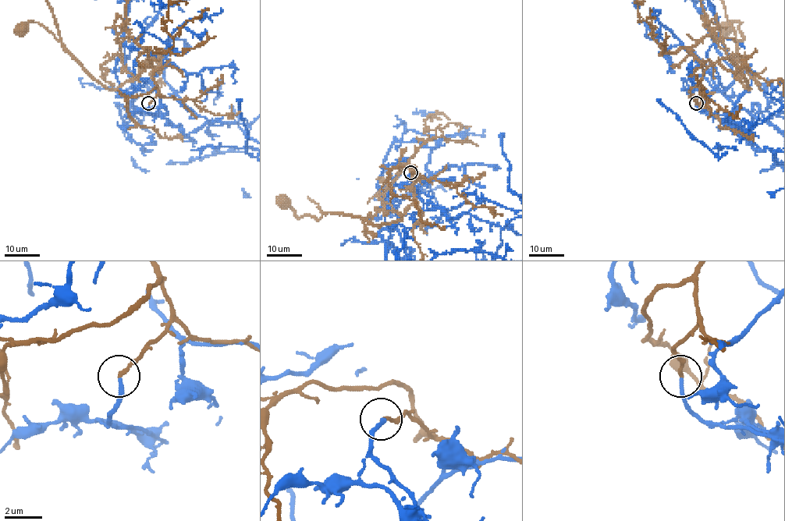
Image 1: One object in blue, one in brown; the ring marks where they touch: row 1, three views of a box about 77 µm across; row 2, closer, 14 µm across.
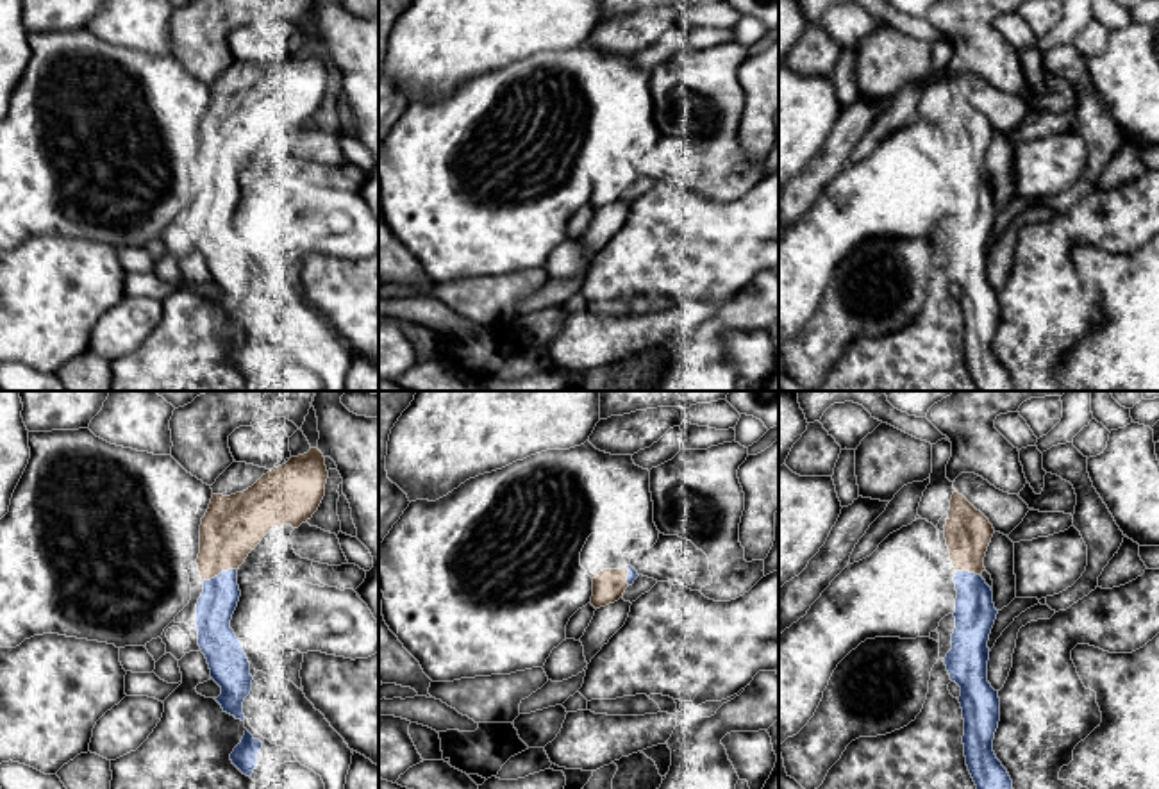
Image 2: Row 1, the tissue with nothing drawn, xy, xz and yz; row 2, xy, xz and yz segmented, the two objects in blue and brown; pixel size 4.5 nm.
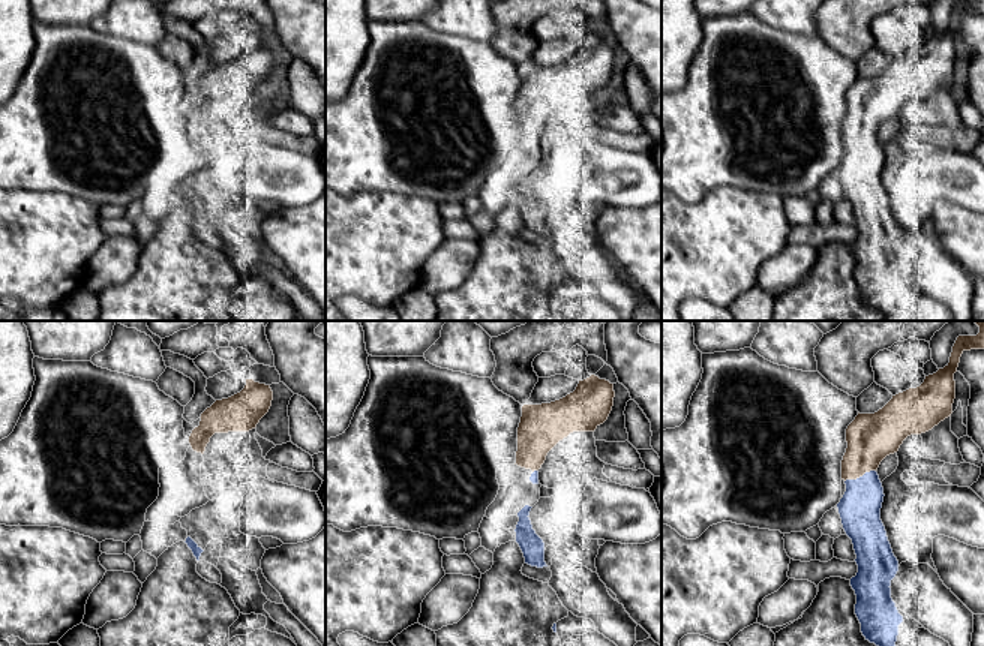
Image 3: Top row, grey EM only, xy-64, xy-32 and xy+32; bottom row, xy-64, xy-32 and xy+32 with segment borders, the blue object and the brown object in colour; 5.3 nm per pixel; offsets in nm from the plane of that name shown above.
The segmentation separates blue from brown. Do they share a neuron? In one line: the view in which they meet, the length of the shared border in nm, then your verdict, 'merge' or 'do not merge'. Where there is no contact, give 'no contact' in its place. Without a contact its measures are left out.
xy | 160 nm | do not merge

